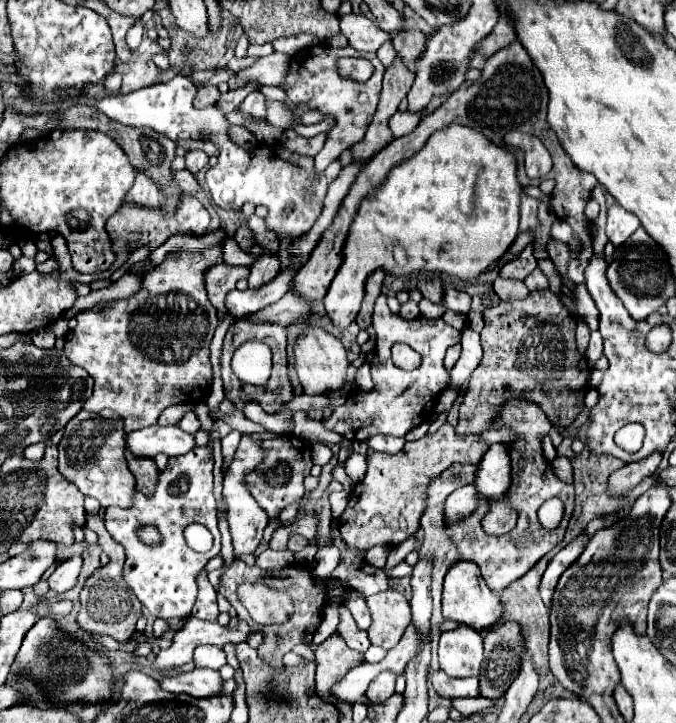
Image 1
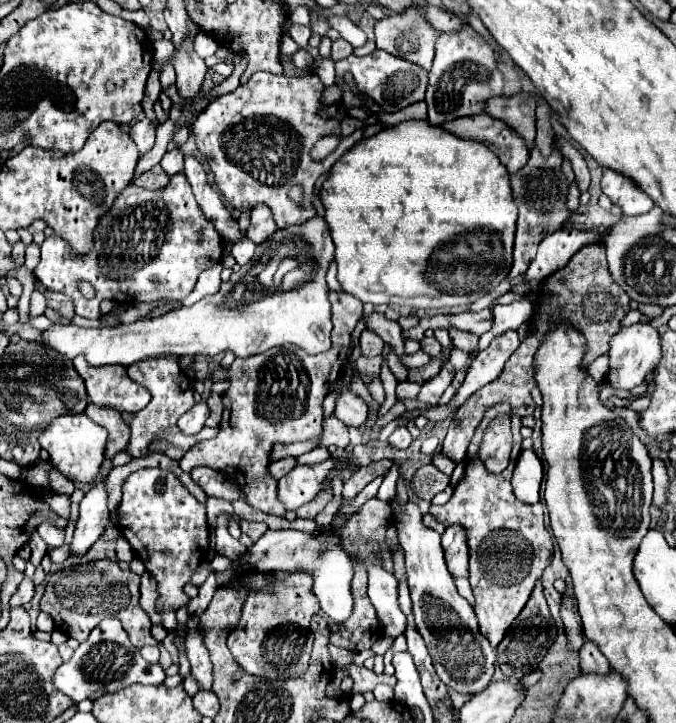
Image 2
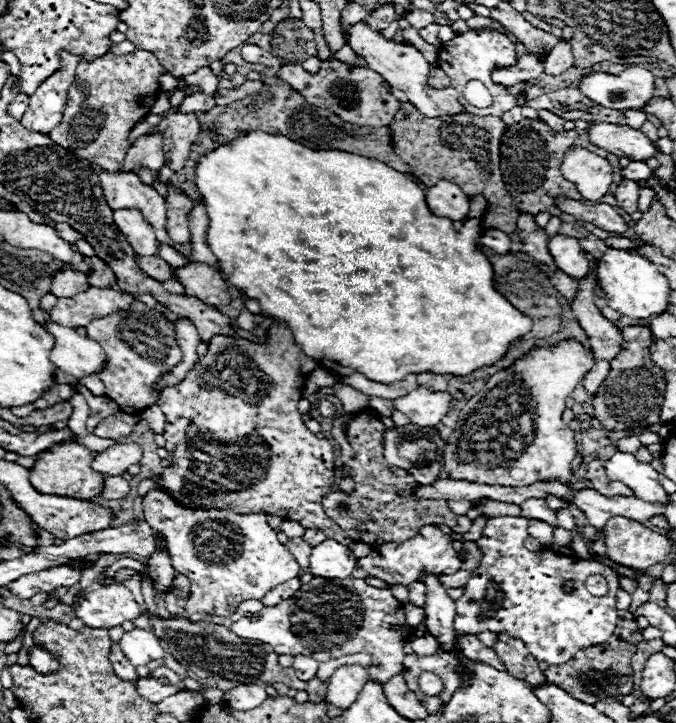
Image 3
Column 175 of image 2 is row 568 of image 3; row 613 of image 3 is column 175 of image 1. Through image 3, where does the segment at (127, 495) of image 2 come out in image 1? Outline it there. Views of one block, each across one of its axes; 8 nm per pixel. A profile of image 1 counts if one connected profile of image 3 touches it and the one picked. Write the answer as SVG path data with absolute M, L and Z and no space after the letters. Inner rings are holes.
M196 446L194 450L190 450L190 454L168 458L166 468L158 472L154 494L134 492L134 504L130 508L106 508L106 530L126 550L124 580L154 618L188 618L198 594L196 578L206 562L220 554L216 500L212 494L212 464L214 462L210 450L206 446ZM192 522L204 524L214 536L214 546L204 554L192 550L186 544L184 528ZM138 524L156 524L162 534L162 544L156 548L144 546L136 536Z

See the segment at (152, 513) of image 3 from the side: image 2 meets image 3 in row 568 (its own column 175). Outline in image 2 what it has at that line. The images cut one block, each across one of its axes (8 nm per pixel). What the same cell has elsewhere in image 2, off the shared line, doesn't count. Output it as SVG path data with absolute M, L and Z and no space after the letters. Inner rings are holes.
M184 174L172 176L170 184L160 190L138 190L138 200L134 206L126 208L124 214L124 192L116 198L112 210L98 222L94 230L94 250L88 256L76 256L72 248L56 234L48 236L42 244L42 260L36 268L36 278L52 292L62 292L70 296L76 304L76 314L84 318L98 318L98 304L102 300L114 300L122 304L138 304L138 302L154 302L160 298L182 300L186 298L200 272L220 264L222 260L222 238L214 230L214 226L204 218L190 184ZM80 282L90 282L96 290L96 298L86 300L78 292Z

